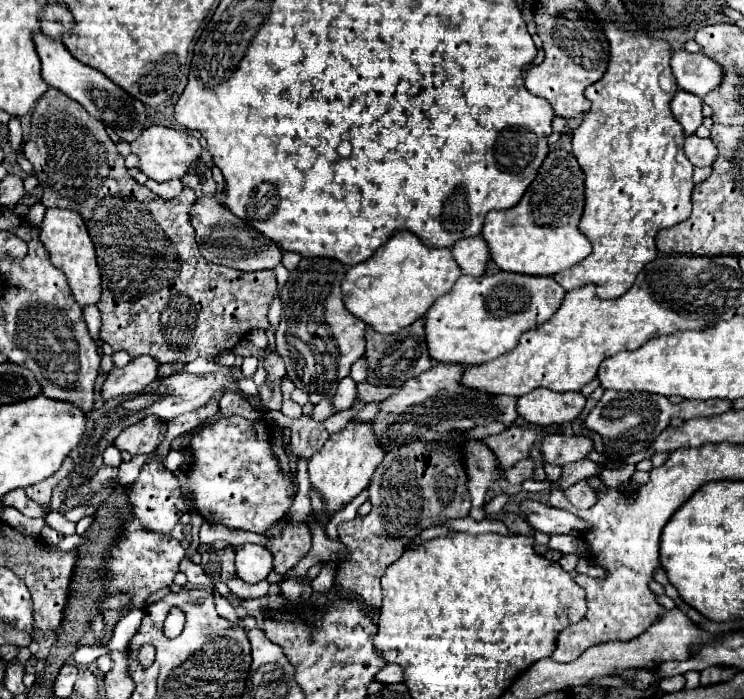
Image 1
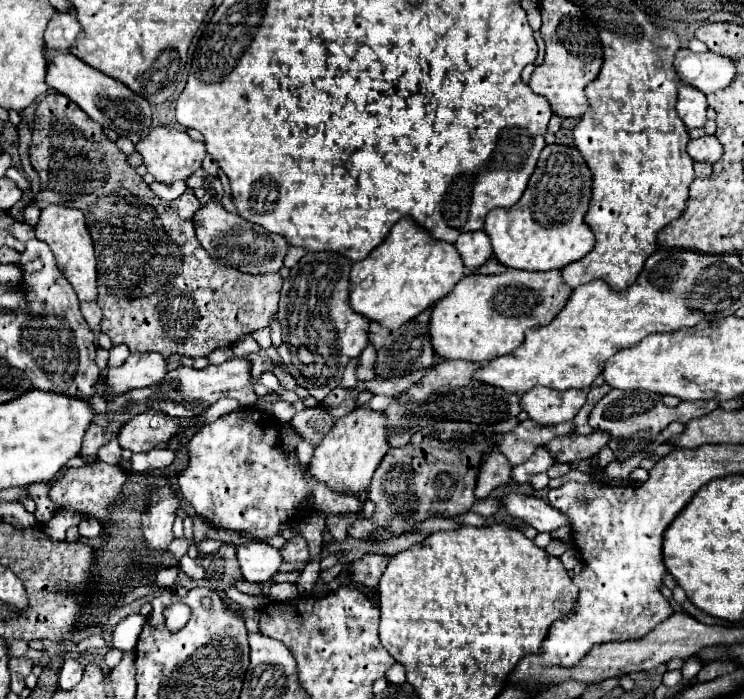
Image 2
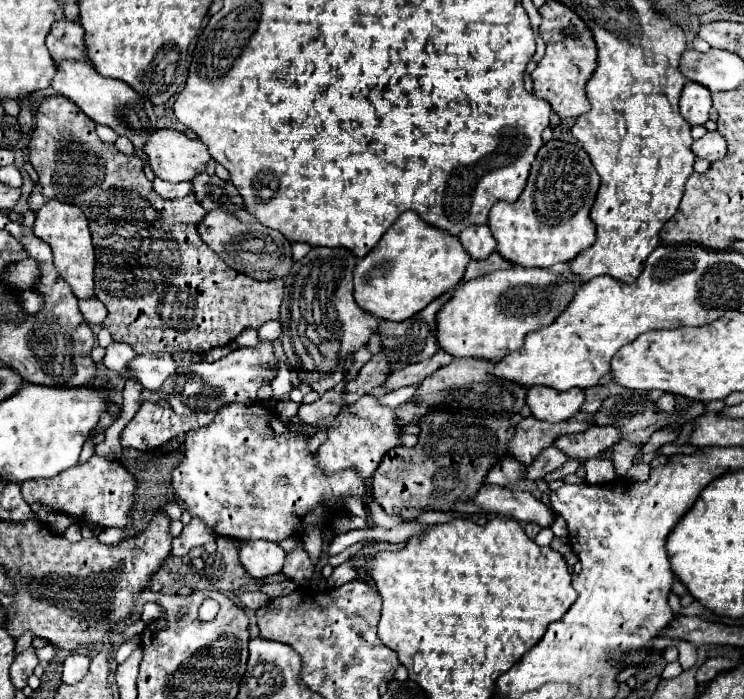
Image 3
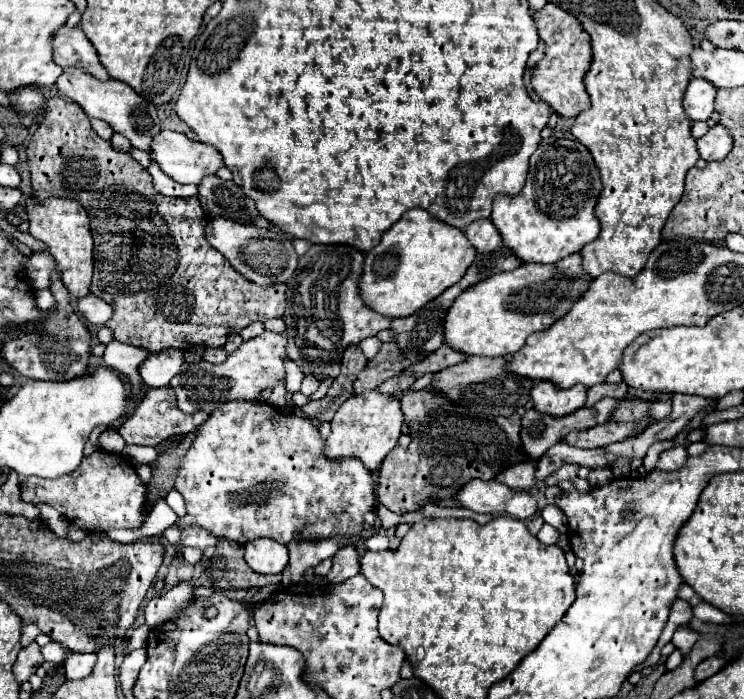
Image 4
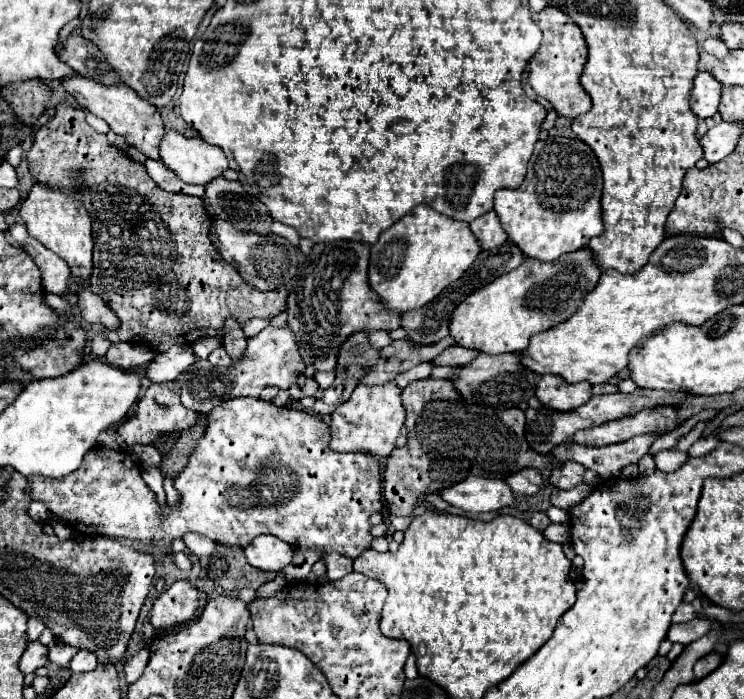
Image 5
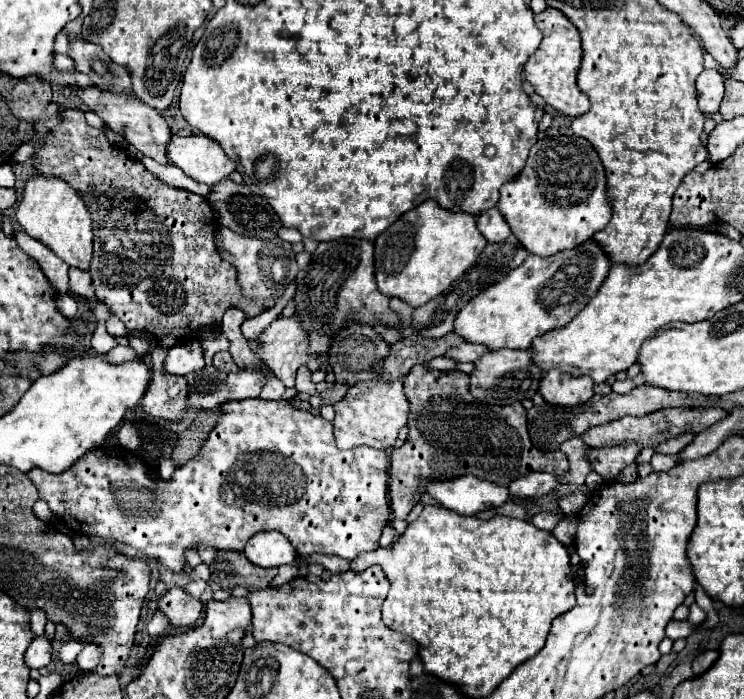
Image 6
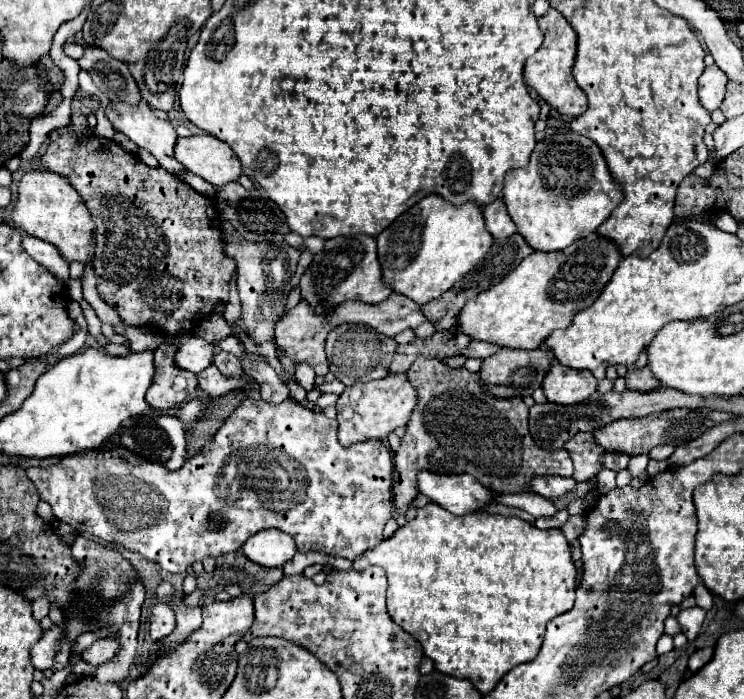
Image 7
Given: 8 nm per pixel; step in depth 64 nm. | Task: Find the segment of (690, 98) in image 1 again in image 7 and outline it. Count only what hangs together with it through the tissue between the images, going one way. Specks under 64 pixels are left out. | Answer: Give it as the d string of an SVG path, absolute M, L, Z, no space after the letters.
M716 64L708 66L704 70L704 74L700 76L698 96L700 96L702 106L708 112L714 112L714 110L720 108L720 104L724 100L724 94L726 94L726 84L728 84L728 78L724 76L724 72L720 68L716 68Z

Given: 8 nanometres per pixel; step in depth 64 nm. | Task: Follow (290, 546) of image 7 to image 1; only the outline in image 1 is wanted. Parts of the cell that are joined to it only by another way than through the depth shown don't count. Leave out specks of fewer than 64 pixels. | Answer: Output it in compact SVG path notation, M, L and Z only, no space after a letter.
M242 544L236 548L236 574L246 582L260 582L274 570L274 556L266 546Z

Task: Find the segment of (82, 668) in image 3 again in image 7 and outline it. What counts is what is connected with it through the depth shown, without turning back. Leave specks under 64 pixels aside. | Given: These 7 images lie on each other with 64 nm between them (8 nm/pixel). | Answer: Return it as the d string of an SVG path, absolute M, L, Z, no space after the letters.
M104 638L104 640L96 640L88 650L84 650L82 658L88 664L104 664L104 662L112 660L118 650L120 650L120 642L118 640Z

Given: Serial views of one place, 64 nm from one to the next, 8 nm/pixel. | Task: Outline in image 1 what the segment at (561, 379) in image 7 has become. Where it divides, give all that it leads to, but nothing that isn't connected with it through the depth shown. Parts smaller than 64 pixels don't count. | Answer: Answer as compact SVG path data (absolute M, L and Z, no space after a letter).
M536 388L518 400L518 414L538 426L572 422L584 408L586 398L580 392L552 392Z

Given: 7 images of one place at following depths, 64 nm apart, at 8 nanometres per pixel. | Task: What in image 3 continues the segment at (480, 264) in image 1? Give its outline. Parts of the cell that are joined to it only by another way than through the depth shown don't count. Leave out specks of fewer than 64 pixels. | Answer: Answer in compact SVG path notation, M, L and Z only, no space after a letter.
M476 224L460 232L460 242L470 252L472 258L480 260L484 256L490 256L496 250L496 238L492 236L488 224Z

